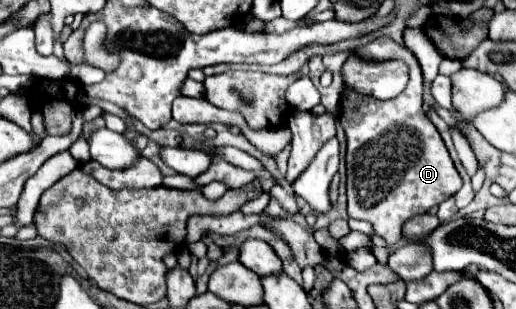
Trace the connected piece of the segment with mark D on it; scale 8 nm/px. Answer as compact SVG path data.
M378 37L372 43L368 43L366 47L358 49L356 53L362 55L364 59L376 59L376 61L402 59L410 67L408 87L404 89L404 95L398 95L396 99L378 101L374 97L362 97L362 95L356 95L346 89L342 91L342 99L340 99L340 103L342 103L340 123L348 137L348 153L346 153L348 215L352 219L366 219L368 223L372 223L376 235L386 239L388 245L394 245L402 237L402 225L410 217L428 213L434 205L440 205L442 201L452 197L462 187L462 177L456 171L452 157L450 157L440 133L436 131L432 121L422 111L424 77L422 77L422 69L420 69L418 59L414 57L414 53L408 47L398 45L396 41L392 41L388 37Z

